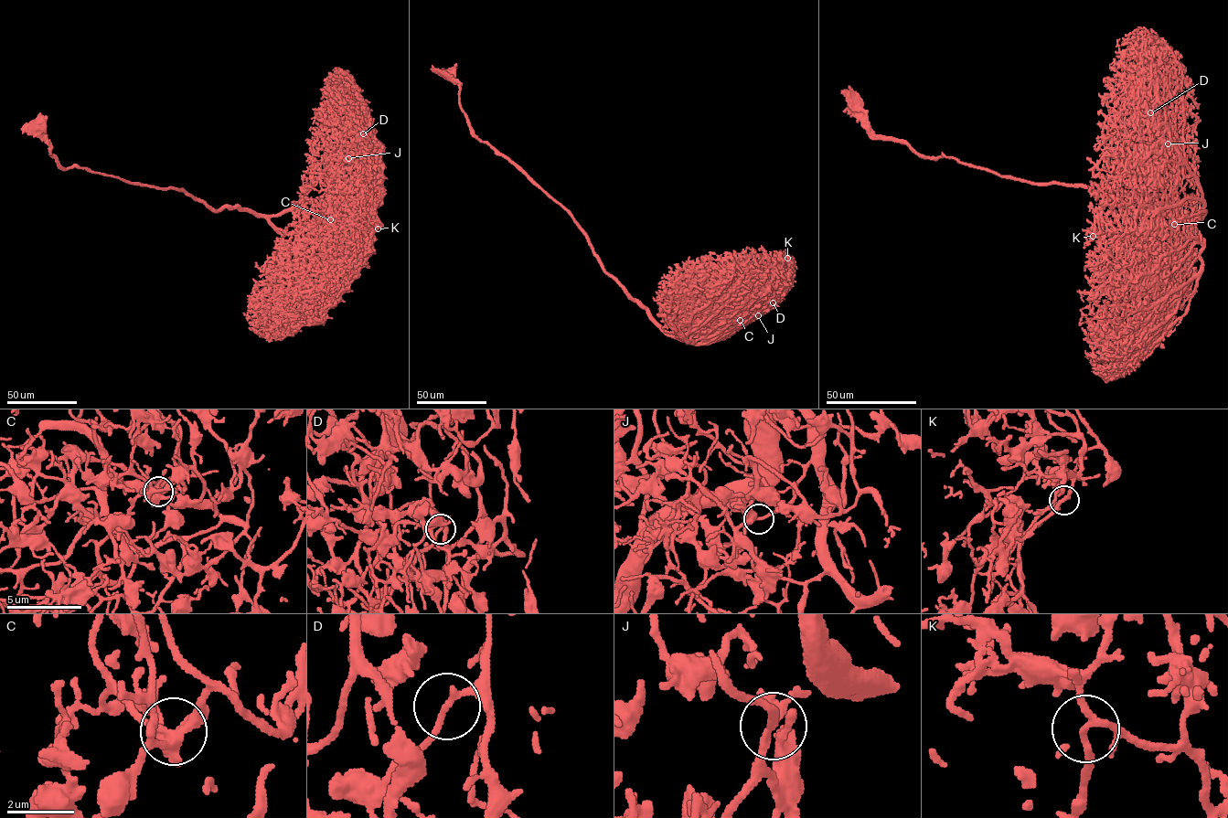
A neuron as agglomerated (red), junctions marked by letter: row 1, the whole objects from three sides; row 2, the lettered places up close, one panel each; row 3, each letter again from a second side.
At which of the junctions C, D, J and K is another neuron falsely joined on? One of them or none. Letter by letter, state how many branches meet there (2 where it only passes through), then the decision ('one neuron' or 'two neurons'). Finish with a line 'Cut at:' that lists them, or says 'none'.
C: 3 | one neuron
D: 3 | one neuron
J: 3 | one neuron
K: 3 | one neuron
Cut at: none

